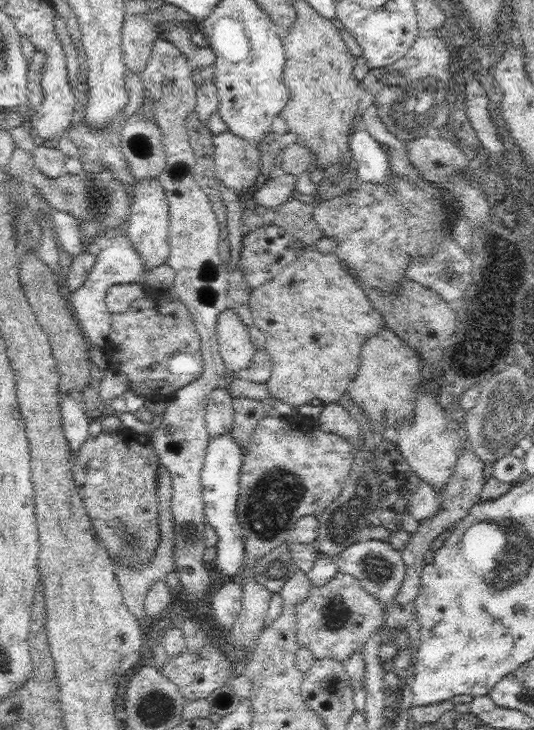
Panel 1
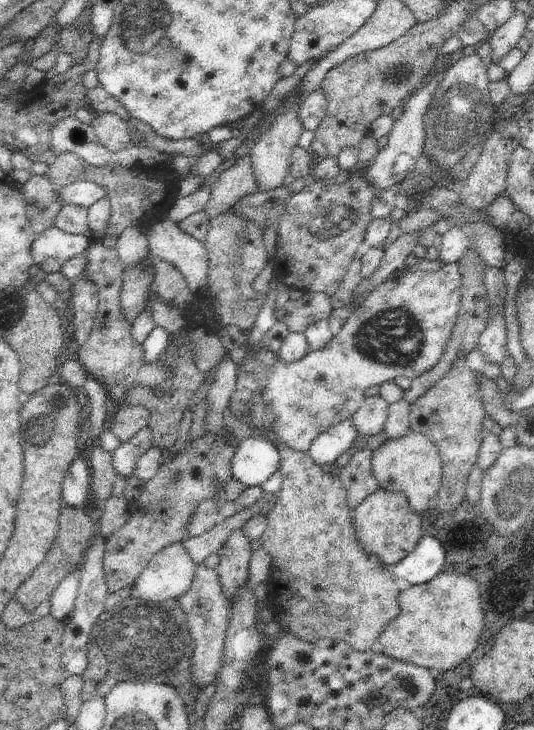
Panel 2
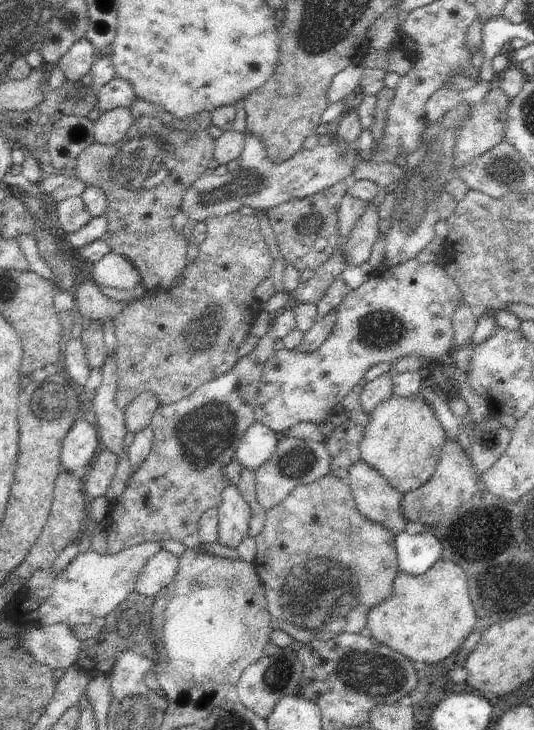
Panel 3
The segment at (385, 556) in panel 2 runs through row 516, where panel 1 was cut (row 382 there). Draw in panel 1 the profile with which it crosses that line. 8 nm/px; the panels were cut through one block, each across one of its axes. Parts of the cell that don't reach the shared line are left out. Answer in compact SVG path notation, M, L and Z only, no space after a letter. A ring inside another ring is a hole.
M386 327L362 343L360 367L345 394L364 411L377 432L385 433L390 426L397 428L400 421L412 422L417 405L416 391L422 381L422 364L417 352Z

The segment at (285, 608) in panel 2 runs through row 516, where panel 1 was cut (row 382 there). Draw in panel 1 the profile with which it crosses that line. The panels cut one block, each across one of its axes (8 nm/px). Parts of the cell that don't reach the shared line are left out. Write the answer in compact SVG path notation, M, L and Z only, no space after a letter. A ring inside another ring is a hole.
M314 246L306 250L302 249L302 252L296 257L296 260L292 262L288 268L282 270L275 279L253 288L248 305L253 314L255 326L262 331L262 335L264 335L266 340L266 355L270 358L271 364L271 376L267 383L268 391L270 391L270 398L278 399L278 401L282 401L284 404L290 404L296 408L305 404L310 404L313 399L320 399L324 404L339 403L340 398L349 390L350 383L354 381L358 373L362 343L364 343L368 337L378 335L382 329L386 328L382 315L372 306L368 295L364 292L360 281L356 279L355 275L352 275L348 269L344 267L344 263L342 263L340 258L335 254L320 253Z

